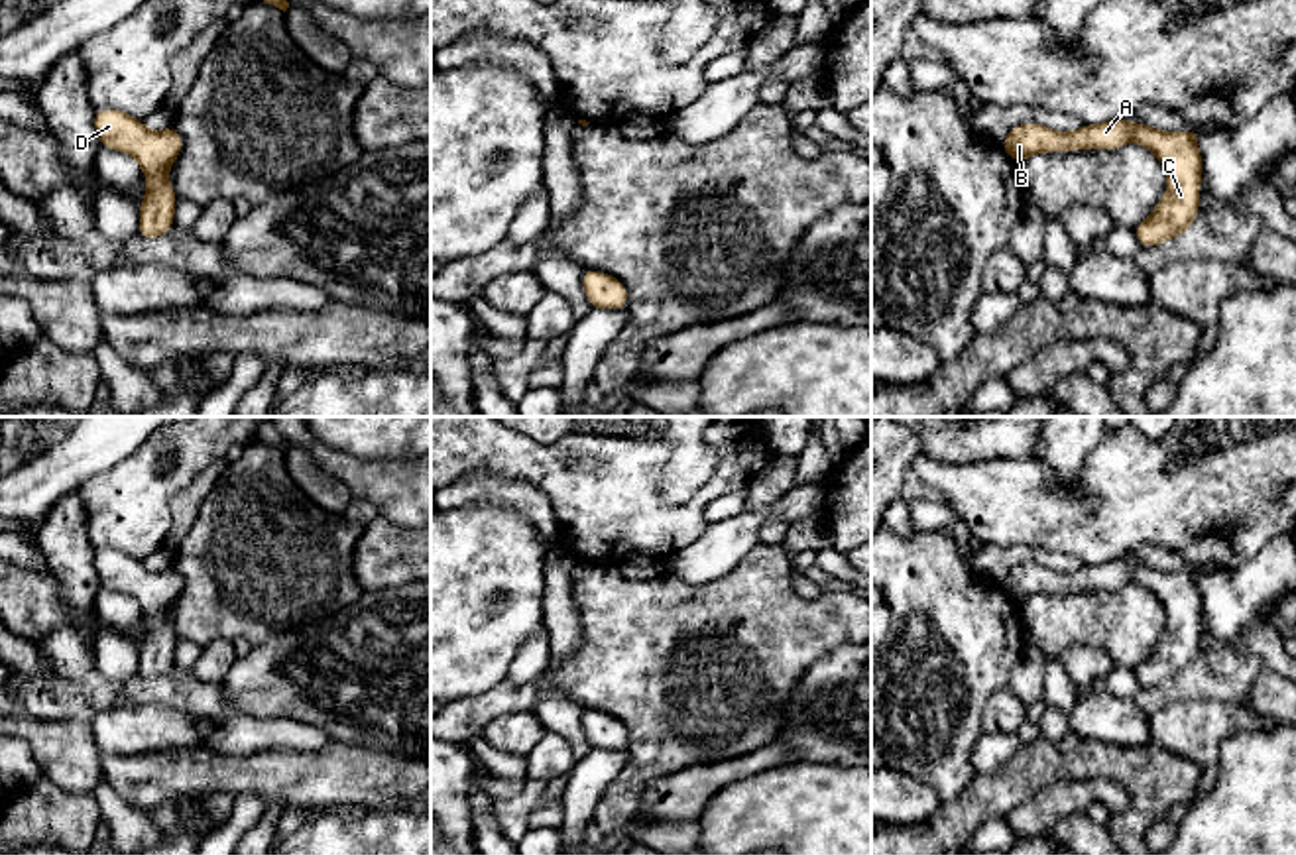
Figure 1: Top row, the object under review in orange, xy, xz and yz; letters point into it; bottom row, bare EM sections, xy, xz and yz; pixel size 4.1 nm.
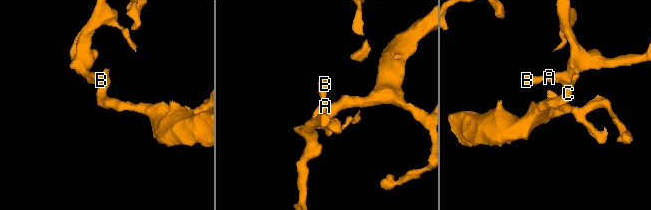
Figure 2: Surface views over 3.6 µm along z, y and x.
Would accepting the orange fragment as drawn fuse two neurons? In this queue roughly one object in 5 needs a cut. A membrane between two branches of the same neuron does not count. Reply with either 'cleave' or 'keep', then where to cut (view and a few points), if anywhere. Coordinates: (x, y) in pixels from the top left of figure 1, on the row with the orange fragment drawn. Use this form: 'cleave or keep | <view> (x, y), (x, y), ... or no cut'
keep | no cut

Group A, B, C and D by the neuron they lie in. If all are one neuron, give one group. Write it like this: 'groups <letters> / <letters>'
groups A B C D

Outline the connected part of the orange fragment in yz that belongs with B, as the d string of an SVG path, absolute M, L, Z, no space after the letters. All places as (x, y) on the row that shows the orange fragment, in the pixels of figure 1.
M1121 118L1093 126L1084 124L1076 132L1056 132L1032 120L1013 126L1001 149L1015 163L1048 151L1076 151L1082 147L1113 151L1127 142L1150 149L1166 167L1168 187L1158 206L1133 232L1143 248L1154 248L1192 228L1194 218L1200 214L1204 165L1196 142L1198 132L1198 126L1188 132L1162 132Z

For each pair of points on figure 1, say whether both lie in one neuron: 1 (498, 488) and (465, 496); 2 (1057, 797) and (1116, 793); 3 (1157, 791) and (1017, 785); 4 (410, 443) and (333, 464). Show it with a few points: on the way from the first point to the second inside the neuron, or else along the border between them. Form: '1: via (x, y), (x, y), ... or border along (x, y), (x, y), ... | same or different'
1: via (490, 488), (472, 488) | same
2: via (1070, 797), (1102, 793) | same
3: via (1121, 763), (1053, 761) | same
4: border along (315, 439), (360, 458), (406, 456) | different

